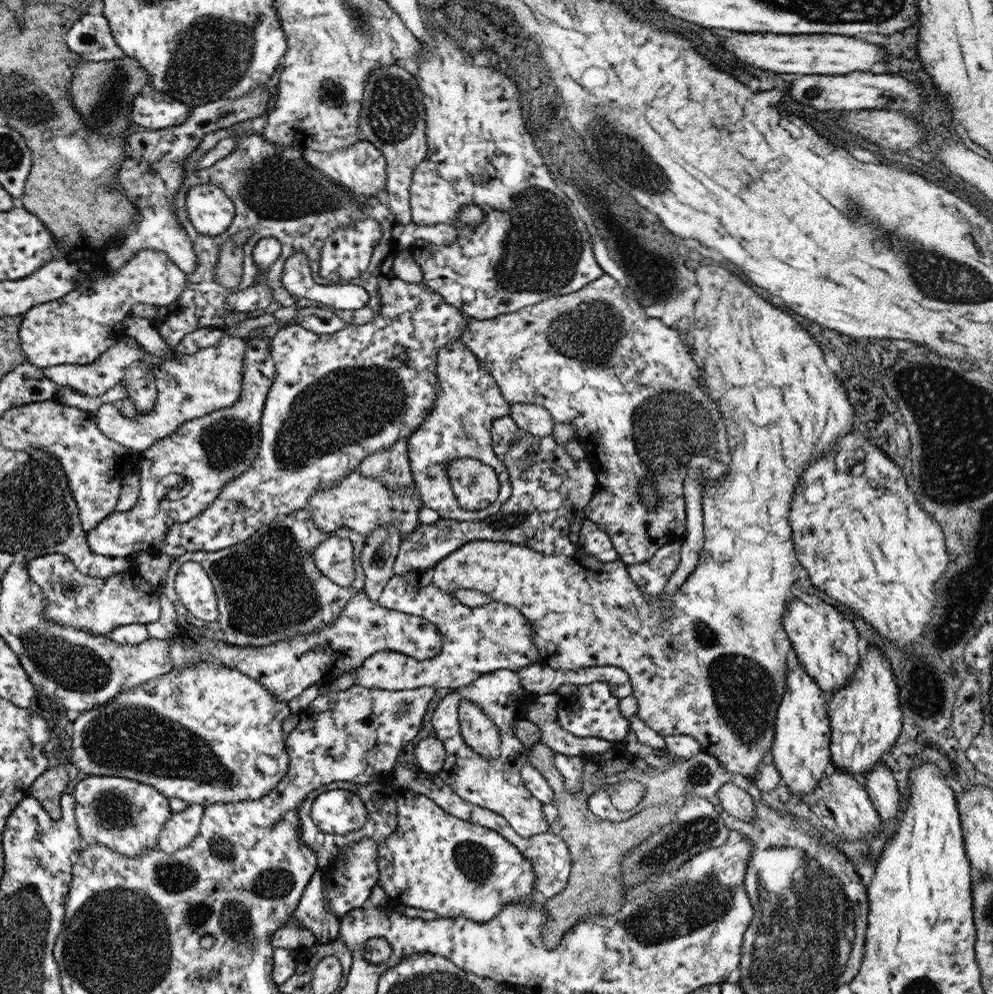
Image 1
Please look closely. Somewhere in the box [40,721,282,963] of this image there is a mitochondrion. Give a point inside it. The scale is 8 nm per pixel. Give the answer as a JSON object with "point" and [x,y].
{"point":[112,813]}

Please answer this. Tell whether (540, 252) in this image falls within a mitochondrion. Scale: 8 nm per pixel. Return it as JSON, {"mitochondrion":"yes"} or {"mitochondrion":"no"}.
{"mitochondrion":"yes"}

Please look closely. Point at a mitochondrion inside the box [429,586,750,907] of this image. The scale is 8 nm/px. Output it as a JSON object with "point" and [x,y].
{"point":[664,851]}

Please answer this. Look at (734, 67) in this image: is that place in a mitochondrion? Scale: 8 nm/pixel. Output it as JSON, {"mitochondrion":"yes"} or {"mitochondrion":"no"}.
{"mitochondrion":"no"}

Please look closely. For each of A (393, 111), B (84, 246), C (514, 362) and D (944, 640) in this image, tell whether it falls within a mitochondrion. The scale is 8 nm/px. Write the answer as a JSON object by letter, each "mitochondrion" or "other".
{"A":"mitochondrion","B":"other","C":"other","D":"other"}

